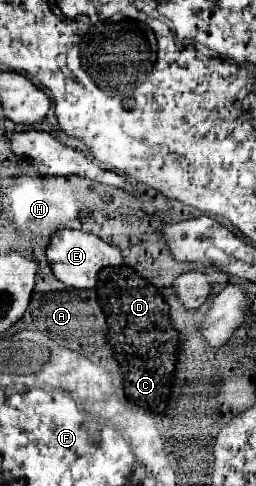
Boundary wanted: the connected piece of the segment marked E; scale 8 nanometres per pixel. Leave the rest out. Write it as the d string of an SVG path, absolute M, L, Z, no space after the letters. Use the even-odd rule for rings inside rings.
M60 229L50 237L50 243L46 247L46 259L52 267L54 277L74 289L92 289L96 285L96 277L102 267L112 267L112 265L124 263L120 251L114 245L104 243L102 239L98 239L92 233L72 231L72 229Z

